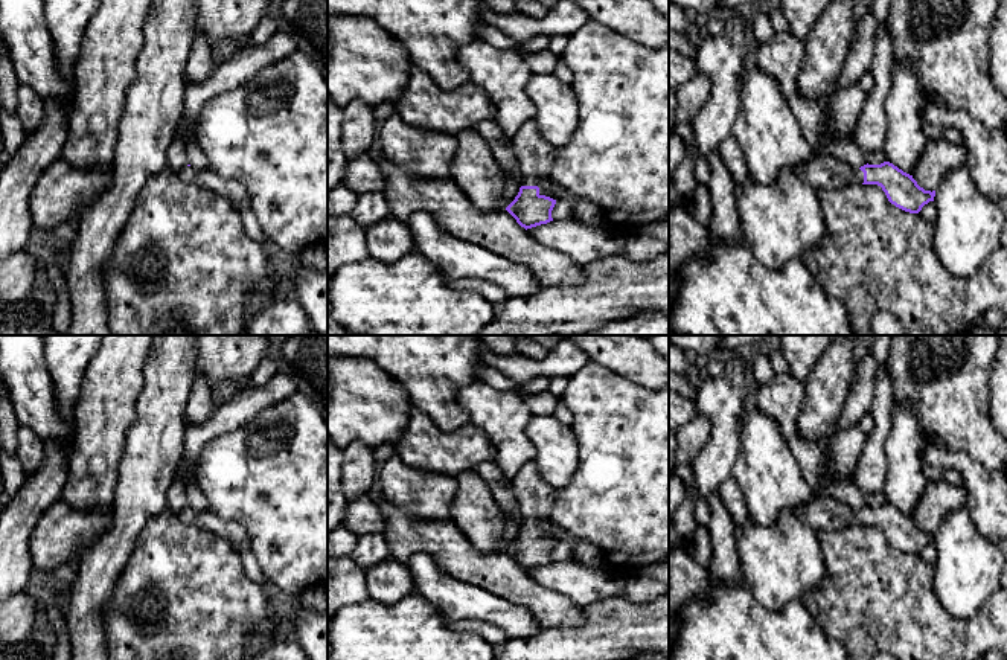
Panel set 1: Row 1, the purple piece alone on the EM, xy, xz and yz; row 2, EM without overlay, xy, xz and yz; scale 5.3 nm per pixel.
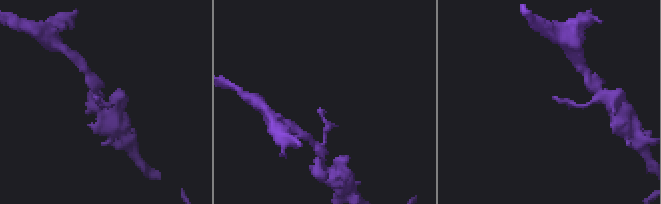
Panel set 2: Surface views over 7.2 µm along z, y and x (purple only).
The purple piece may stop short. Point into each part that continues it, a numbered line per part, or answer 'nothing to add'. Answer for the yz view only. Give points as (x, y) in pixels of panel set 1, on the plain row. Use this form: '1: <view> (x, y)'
1: yz (820, 512)

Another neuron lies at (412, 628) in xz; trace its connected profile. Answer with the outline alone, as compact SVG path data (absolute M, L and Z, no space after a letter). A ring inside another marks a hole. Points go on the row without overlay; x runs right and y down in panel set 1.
M414 591L392 605L369 598L338 610L329 642L334 660L495 660L494 645L481 634L448 628L436 608Z

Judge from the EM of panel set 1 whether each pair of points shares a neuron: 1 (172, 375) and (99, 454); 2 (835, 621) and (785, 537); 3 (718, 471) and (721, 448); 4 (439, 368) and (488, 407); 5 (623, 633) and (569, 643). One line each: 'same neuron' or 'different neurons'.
1: different neurons
2: different neurons
3: same neuron
4: different neurons
5: same neuron

